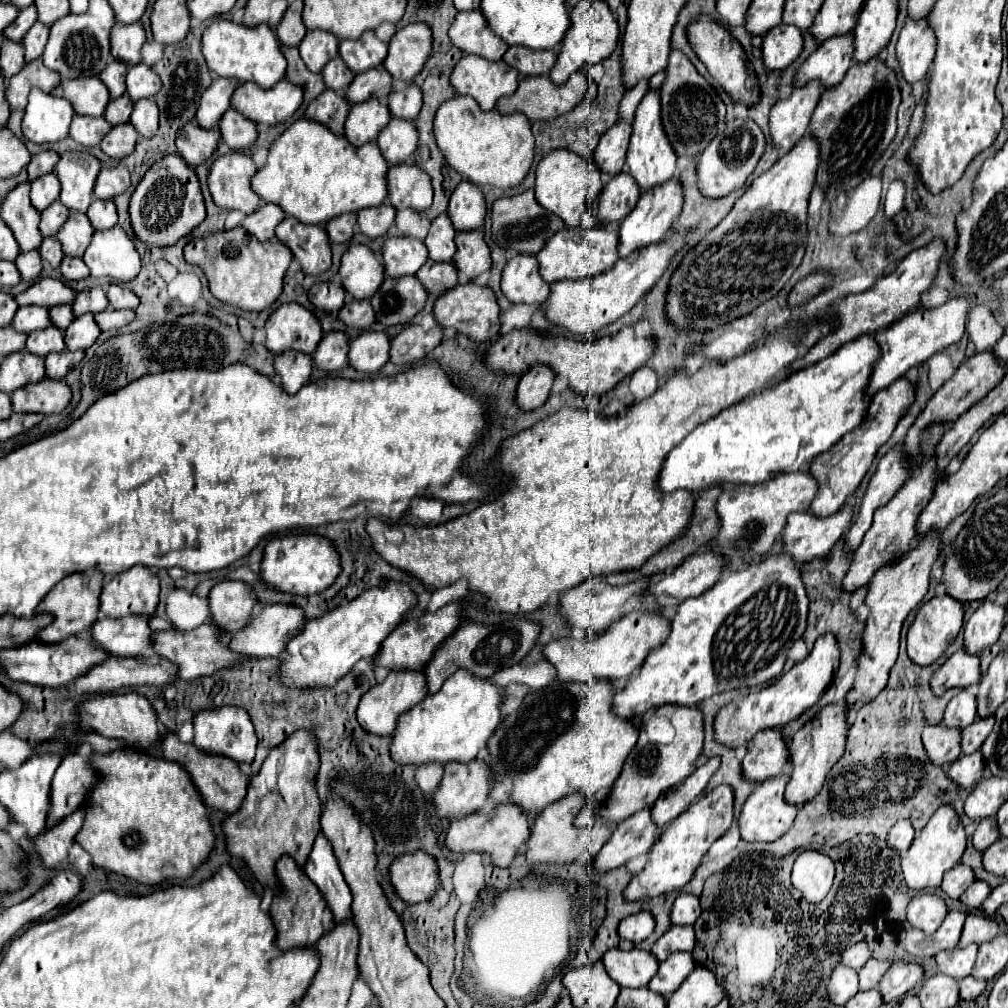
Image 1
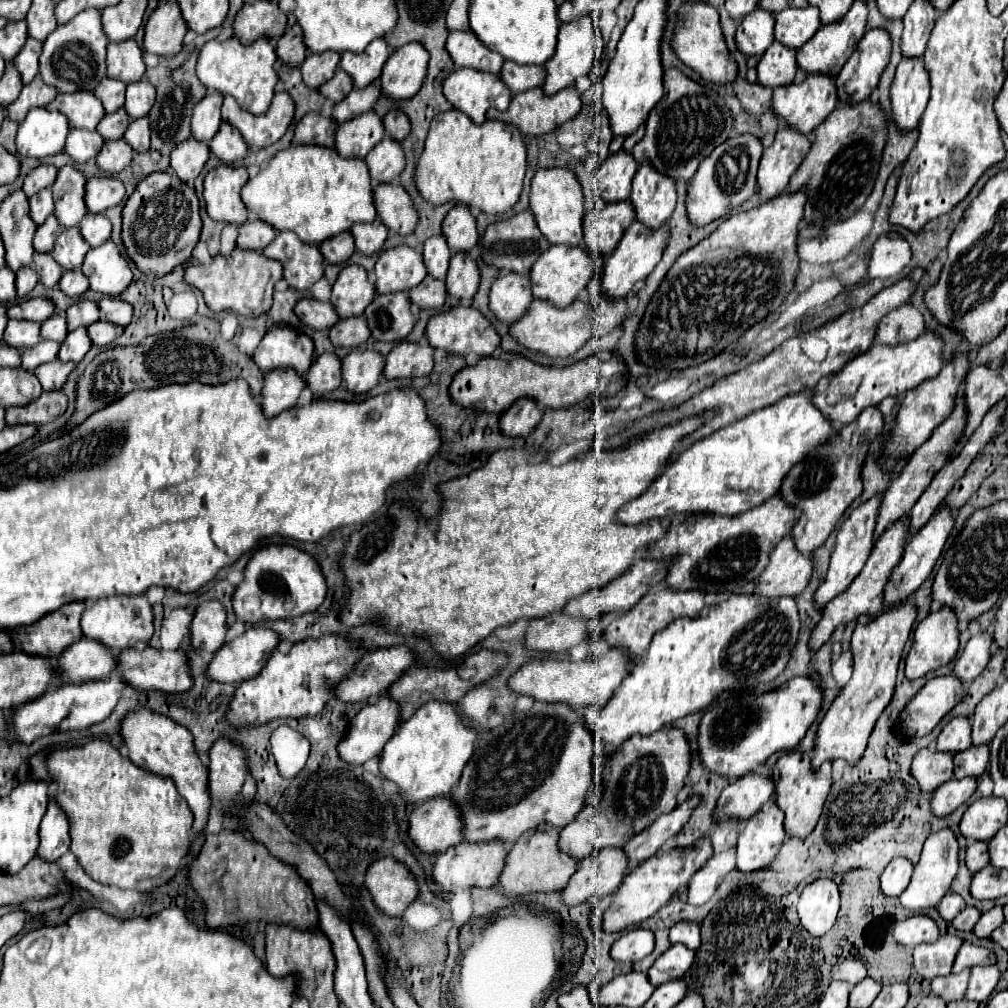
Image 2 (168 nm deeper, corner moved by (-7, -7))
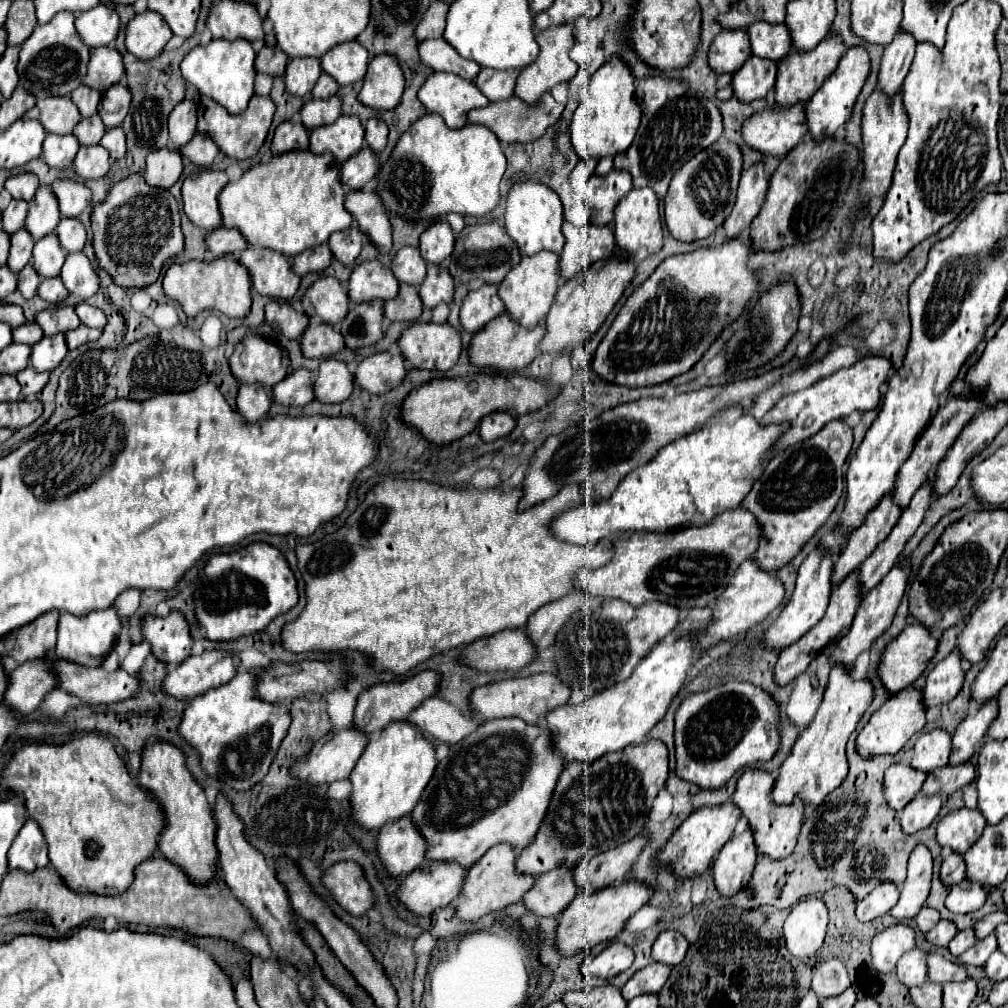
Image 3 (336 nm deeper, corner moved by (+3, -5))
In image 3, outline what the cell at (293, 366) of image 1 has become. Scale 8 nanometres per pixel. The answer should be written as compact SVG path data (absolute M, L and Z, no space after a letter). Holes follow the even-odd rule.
M242 384L238 398L236 398L236 408L242 412L242 416L248 422L258 422L262 420L270 406L272 406L272 392L270 388L264 388L262 384Z

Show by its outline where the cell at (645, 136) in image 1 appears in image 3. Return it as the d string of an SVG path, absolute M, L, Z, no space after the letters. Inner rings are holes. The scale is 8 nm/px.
M632 188L628 196L620 200L616 206L614 216L614 236L620 252L634 258L638 248L646 246L648 252L658 252L662 246L662 222L660 222L660 208L658 208L658 196L652 192L652 188Z

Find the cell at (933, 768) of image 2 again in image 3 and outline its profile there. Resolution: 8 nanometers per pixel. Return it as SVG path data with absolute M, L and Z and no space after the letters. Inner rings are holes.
M898 762L884 772L886 800L894 810L902 810L920 792L920 784L924 784L924 772L908 768L908 764Z

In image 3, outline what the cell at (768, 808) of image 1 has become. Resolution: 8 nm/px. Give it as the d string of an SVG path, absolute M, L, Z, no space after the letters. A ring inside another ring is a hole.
M752 828L732 836L718 852L712 870L714 882L722 896L734 896L748 884L756 866L756 844L752 844Z

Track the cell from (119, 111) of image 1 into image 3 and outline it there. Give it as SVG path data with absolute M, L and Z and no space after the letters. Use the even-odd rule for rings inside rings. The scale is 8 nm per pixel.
M92 116L92 118L82 118L80 124L74 128L74 136L78 138L78 142L82 146L90 146L90 144L98 144L104 136L104 122L100 120L100 116Z

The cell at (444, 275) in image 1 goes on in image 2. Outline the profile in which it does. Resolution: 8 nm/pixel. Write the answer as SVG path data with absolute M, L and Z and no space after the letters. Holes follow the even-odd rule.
M426 276L414 290L408 292L410 302L420 310L440 310L448 298L444 282Z

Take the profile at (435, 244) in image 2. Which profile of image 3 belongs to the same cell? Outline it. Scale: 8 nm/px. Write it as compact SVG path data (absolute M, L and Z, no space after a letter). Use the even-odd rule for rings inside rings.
M404 246L392 260L392 272L400 282L420 286L426 276L428 262L420 256L420 250L414 246Z

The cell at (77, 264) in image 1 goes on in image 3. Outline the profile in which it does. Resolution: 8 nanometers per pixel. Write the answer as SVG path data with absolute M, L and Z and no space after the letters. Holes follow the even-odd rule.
M56 276L56 278L44 278L40 282L40 286L38 286L38 296L44 298L46 302L58 304L58 302L66 300L68 290L64 288L64 282L60 280L60 276Z

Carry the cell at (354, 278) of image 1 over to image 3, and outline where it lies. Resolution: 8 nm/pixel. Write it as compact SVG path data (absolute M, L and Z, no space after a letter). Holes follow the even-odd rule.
M324 276L316 280L308 292L304 294L304 312L314 318L318 316L322 322L340 324L348 314L348 294L338 278Z

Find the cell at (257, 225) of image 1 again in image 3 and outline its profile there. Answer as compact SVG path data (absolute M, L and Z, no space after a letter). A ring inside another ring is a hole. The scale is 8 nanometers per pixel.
M216 228L210 234L206 234L206 244L212 250L214 256L226 256L226 254L240 254L244 248L248 248L248 240L236 232L236 228Z

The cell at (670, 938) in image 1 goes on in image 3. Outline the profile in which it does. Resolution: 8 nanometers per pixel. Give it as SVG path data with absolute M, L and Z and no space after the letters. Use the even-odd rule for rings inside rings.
M650 962L646 968L642 968L640 972L636 972L622 988L622 996L626 1000L632 1000L634 996L646 994L646 992L660 992L662 986L666 984L666 980L670 978L672 968L668 968L666 964L656 964Z

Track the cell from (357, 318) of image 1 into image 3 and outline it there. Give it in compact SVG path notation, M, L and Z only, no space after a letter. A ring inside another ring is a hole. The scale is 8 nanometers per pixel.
M310 324L302 336L302 352L308 358L330 358L344 348L344 336L332 324Z

